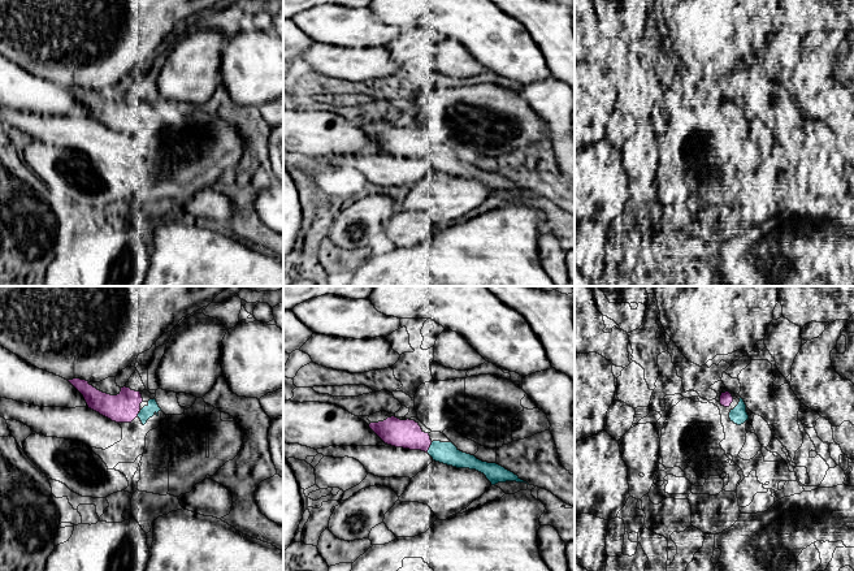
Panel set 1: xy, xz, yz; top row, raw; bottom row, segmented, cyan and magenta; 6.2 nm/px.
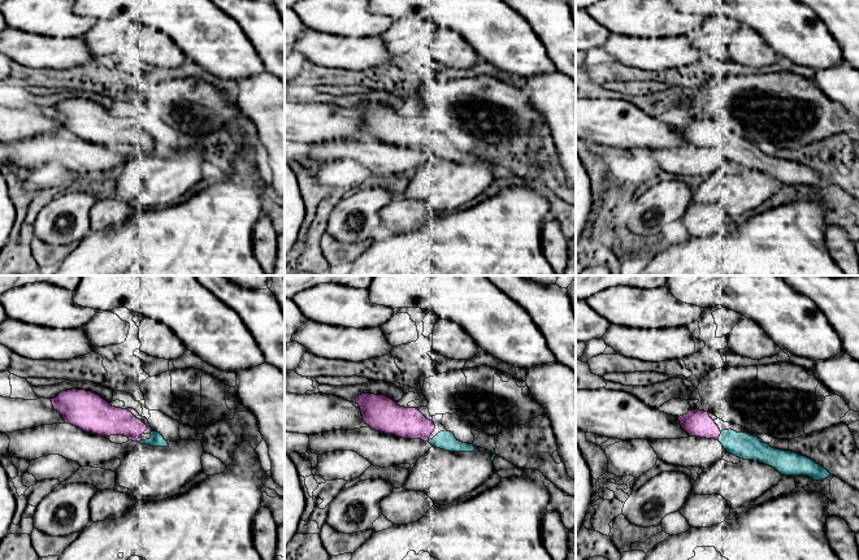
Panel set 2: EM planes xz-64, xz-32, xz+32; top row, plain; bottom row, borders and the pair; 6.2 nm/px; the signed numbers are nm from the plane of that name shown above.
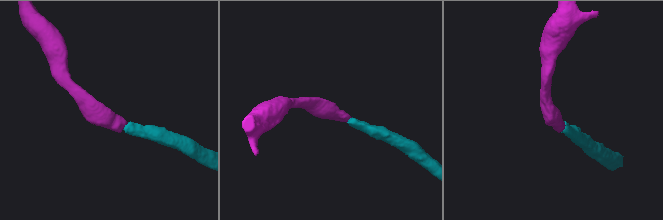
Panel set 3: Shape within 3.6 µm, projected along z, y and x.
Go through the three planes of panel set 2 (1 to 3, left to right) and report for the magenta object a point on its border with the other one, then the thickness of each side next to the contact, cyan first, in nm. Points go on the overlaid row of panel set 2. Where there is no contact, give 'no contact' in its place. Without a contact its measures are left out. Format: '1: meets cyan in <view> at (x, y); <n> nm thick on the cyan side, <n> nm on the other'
1: no contact
2: no contact
3: meets cyan in xz+32 at (720, 435); 160 nm thick on the cyan side, 170 nm on the other

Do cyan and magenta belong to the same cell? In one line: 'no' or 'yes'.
yes

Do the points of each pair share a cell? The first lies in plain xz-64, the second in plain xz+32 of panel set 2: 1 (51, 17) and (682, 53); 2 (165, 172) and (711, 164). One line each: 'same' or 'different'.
1: different
2: different

